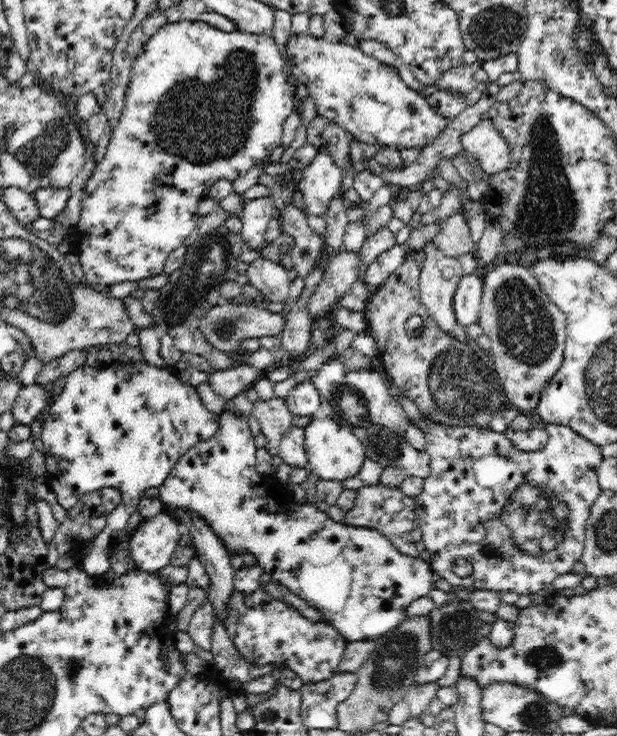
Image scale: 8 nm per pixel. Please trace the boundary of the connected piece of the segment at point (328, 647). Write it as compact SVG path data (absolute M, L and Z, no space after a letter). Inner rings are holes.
M264 589L244 596L232 594L229 618L224 624L236 649L254 665L273 665L292 670L303 683L329 680L340 671L346 639L328 623L311 622L291 605L272 597Z

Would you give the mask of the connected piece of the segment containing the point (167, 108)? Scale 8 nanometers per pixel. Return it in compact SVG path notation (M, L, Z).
M182 20L174 24L166 24L147 40L144 53L133 64L123 113L120 120L113 126L104 158L94 169L83 188L80 220L71 232L69 246L80 256L79 263L83 270L84 282L89 286L102 284L108 287L116 282L126 282L126 280L137 282L137 280L162 273L169 254L182 247L182 242L196 228L199 219L198 205L202 199L211 197L214 184L220 180L228 180L230 183L238 180L262 158L267 158L275 148L281 146L283 126L294 110L294 96L296 96L296 90L288 84L284 75L284 61L284 52L271 35L254 35L238 30L224 32L200 21Z

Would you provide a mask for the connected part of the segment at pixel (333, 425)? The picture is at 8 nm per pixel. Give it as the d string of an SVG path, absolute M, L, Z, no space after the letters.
M319 414L310 417L311 421L308 421L307 425L303 426L304 446L307 456L306 468L312 475L329 481L341 481L354 476L360 470L363 462L367 459L363 444L356 438L355 434L352 434L347 424L338 424L335 420Z

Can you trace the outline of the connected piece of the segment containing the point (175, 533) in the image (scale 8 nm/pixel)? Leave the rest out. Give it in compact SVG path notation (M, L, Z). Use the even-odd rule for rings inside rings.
M165 513L143 520L130 534L130 563L145 572L162 571L171 565L182 532L180 522Z

